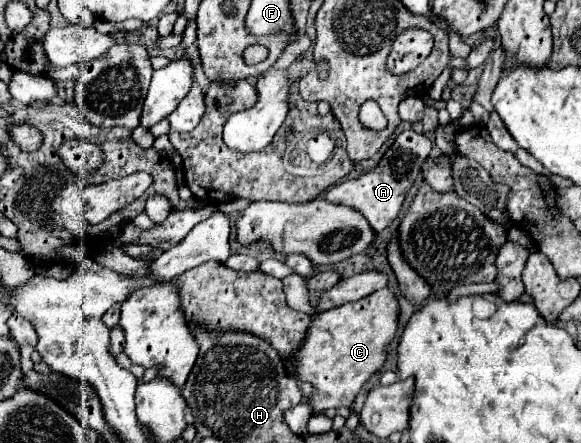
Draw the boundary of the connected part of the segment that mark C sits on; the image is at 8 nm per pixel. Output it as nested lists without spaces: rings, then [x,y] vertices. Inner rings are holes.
[[[384,288],[362,300],[320,312],[312,320],[308,336],[296,354],[296,360],[292,360],[292,374],[314,384],[316,392],[310,400],[314,412],[352,406],[364,382],[384,366],[388,344],[398,332],[398,316],[398,300],[388,288]]]

